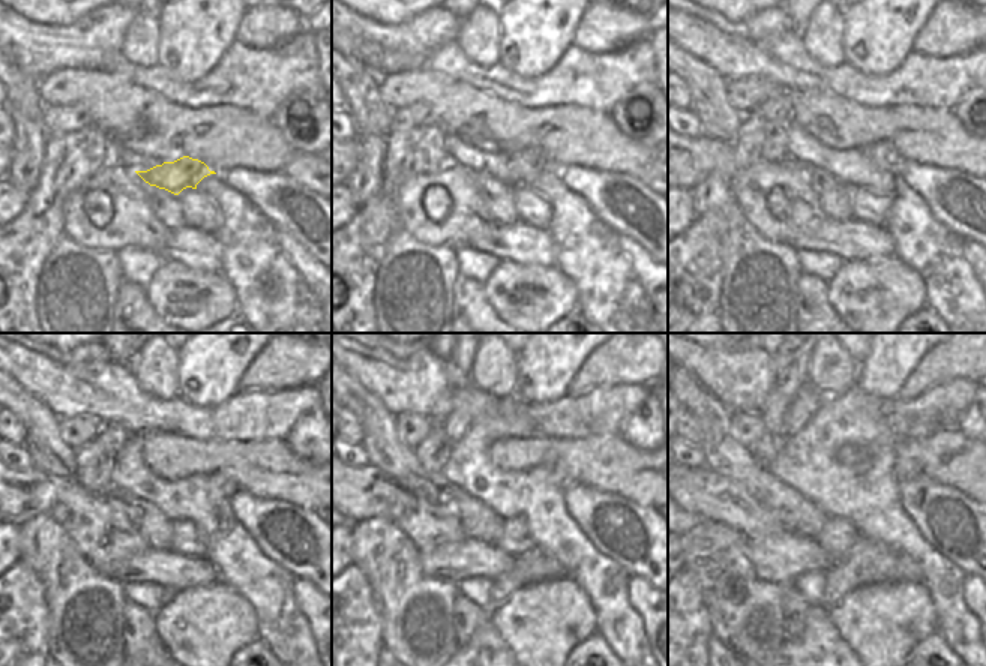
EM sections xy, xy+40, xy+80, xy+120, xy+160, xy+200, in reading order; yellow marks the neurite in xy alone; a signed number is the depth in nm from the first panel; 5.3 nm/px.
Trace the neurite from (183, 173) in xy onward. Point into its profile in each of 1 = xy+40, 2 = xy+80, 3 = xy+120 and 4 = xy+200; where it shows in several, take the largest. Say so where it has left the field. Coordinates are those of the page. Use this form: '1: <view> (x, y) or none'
1: xy+40 (529, 164)
2: xy+80 (883, 153)
3: xy+120 (224, 483)
4: xy+200 (907, 467)

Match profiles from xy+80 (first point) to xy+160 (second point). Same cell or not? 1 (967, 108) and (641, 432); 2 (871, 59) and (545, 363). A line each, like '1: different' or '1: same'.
1: same
2: same

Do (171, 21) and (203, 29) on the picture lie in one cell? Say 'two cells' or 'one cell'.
one cell

